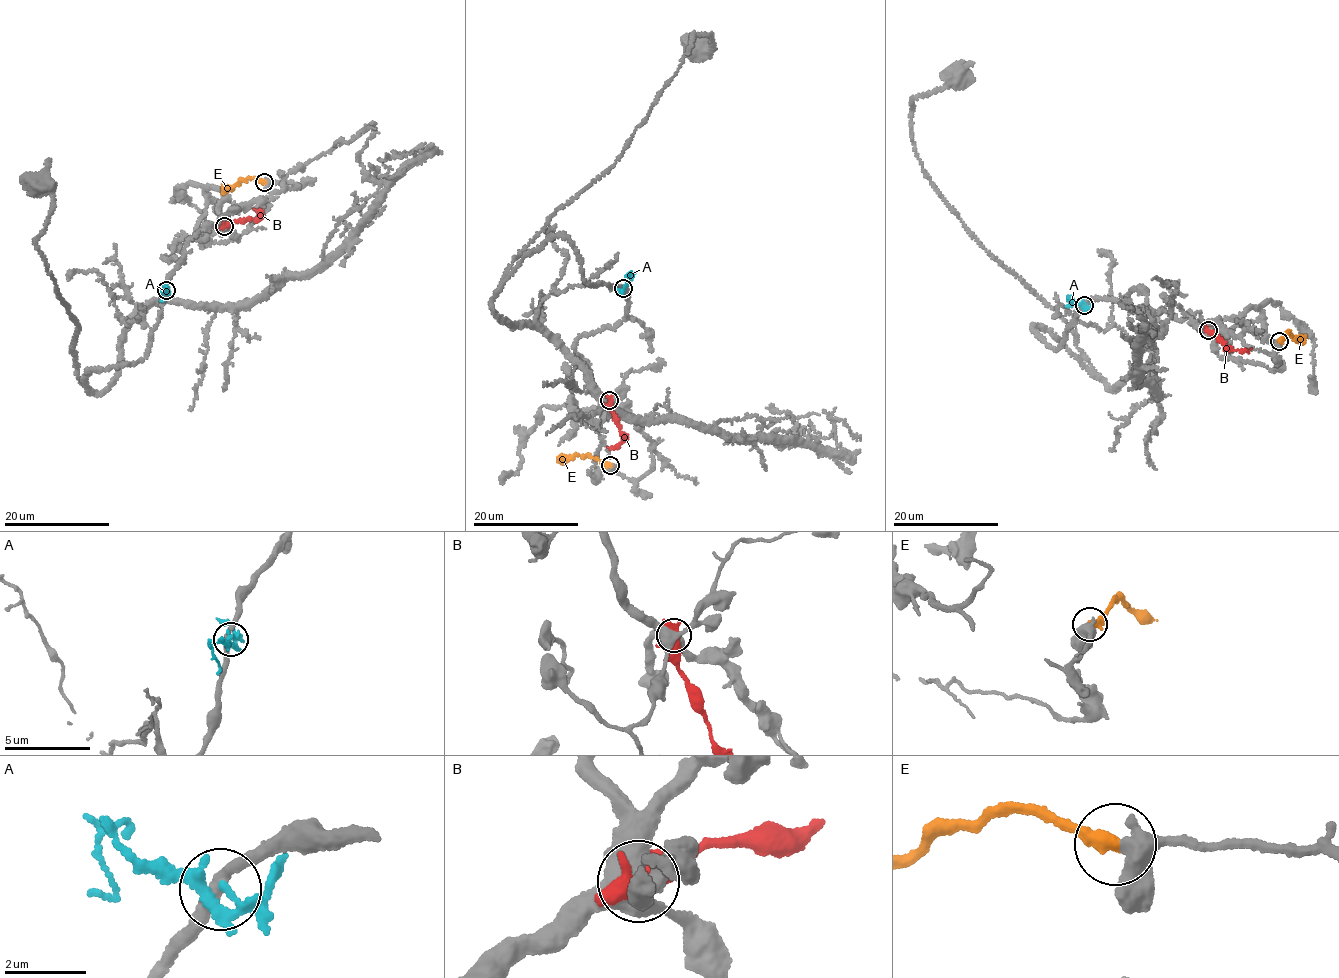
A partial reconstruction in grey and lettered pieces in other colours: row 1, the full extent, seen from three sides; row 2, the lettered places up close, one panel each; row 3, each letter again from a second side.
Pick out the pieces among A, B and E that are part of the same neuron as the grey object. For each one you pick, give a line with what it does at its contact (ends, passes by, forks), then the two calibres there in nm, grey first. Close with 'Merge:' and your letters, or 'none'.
E: it ends; calibres 480 and 380 nm
Merge: E

